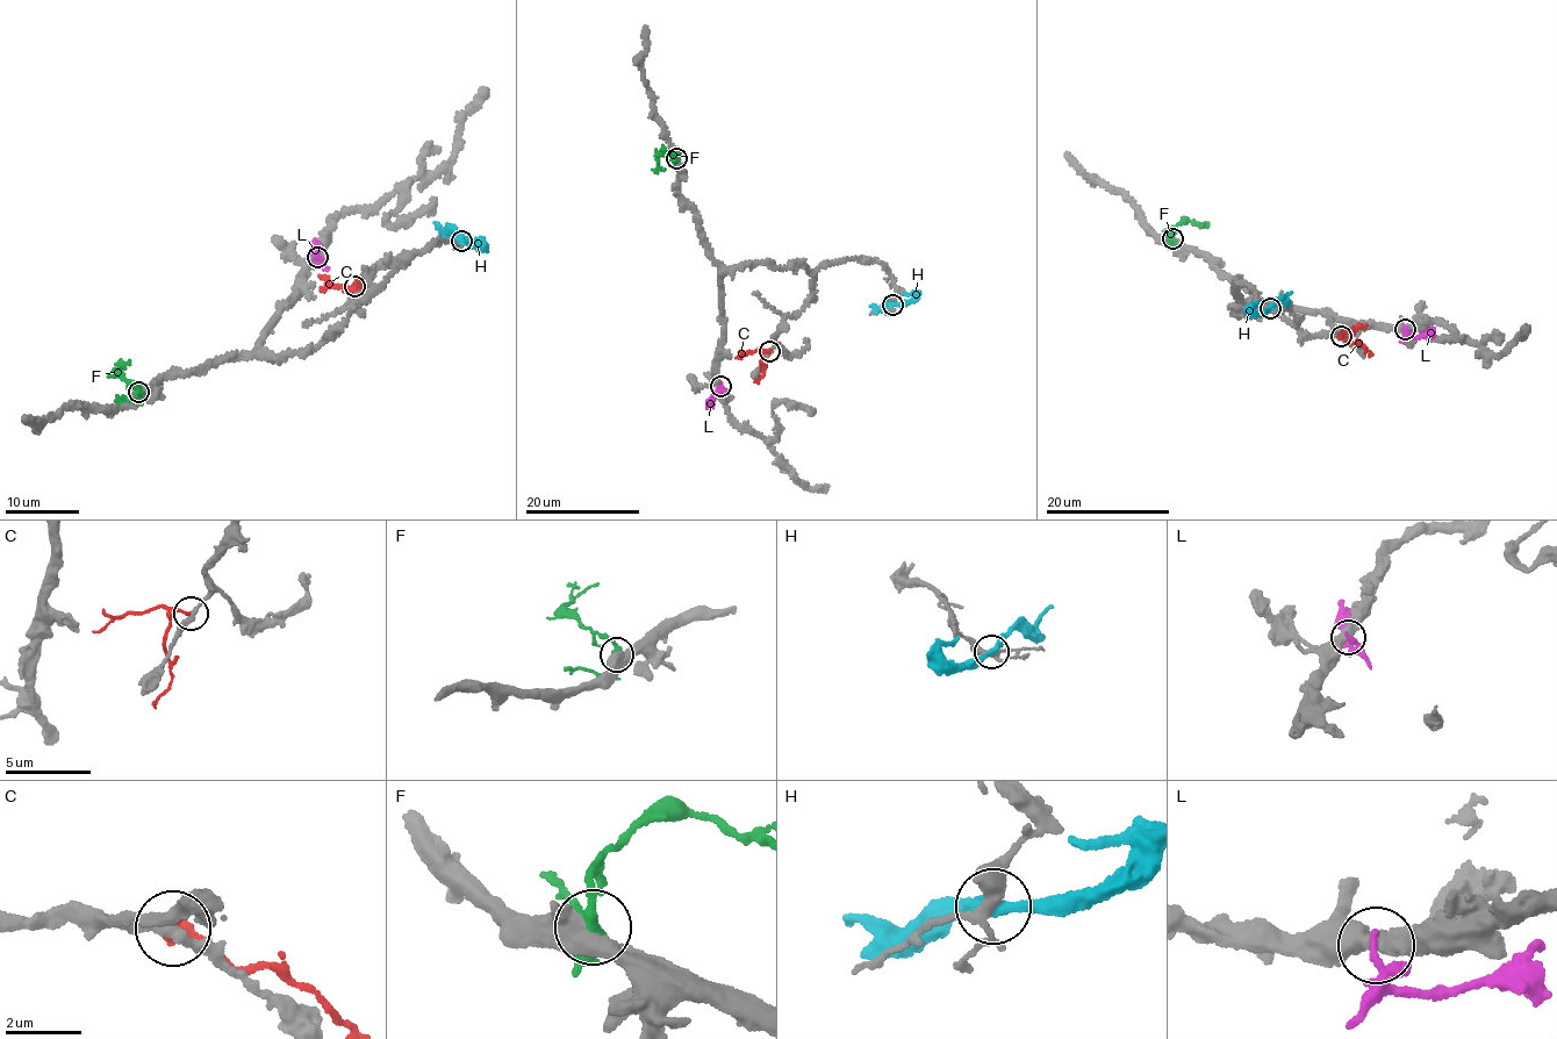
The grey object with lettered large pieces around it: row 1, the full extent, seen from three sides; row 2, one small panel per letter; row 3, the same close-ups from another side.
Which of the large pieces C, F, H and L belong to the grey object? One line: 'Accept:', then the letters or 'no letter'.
Accept: H

